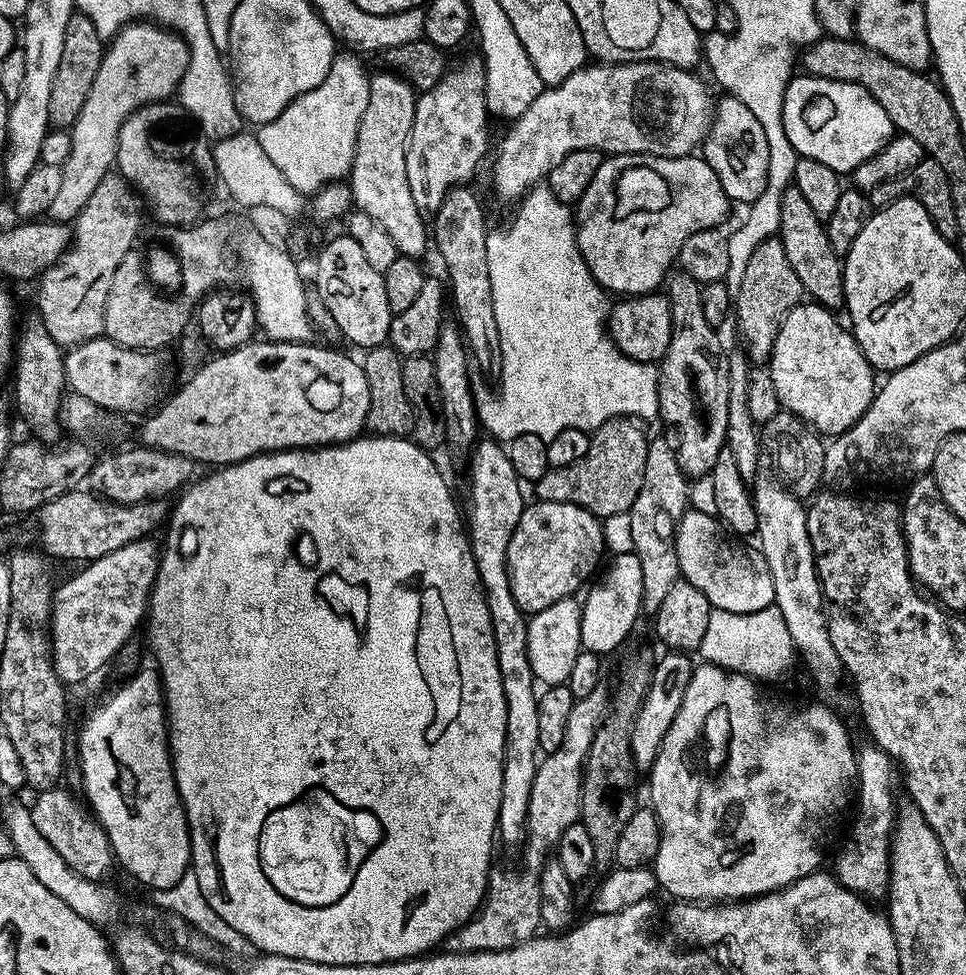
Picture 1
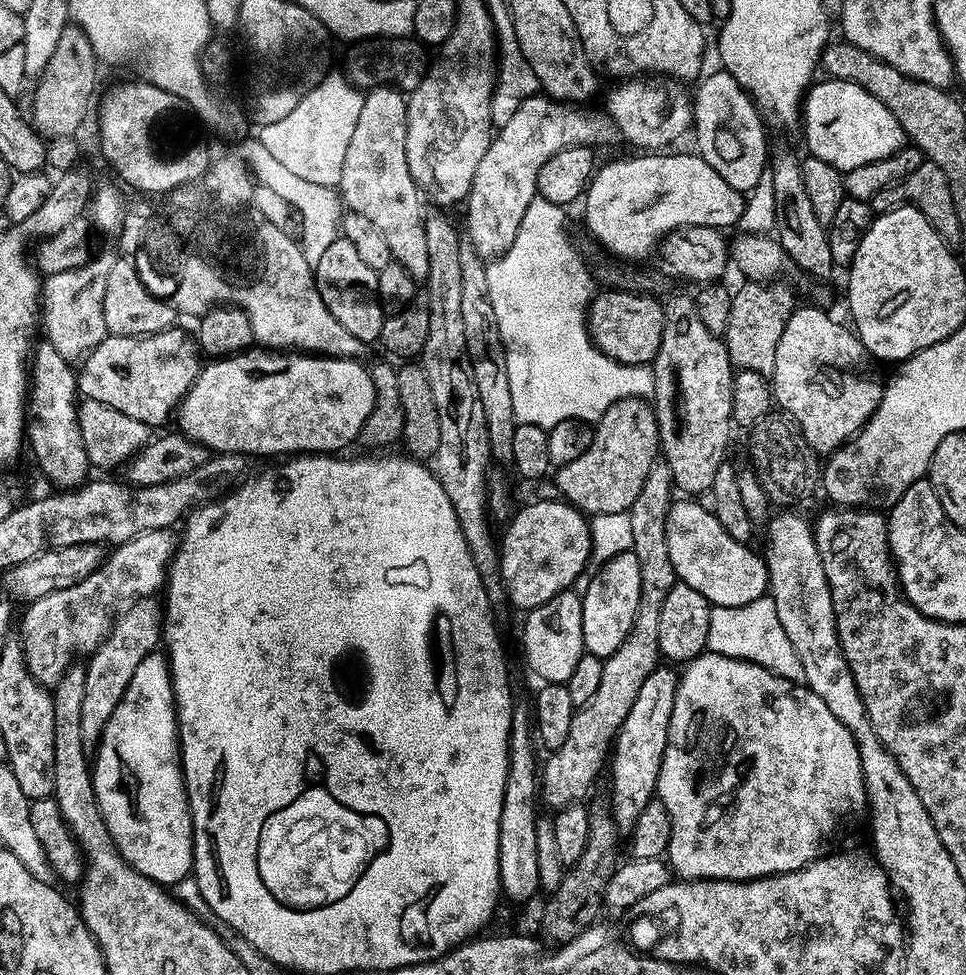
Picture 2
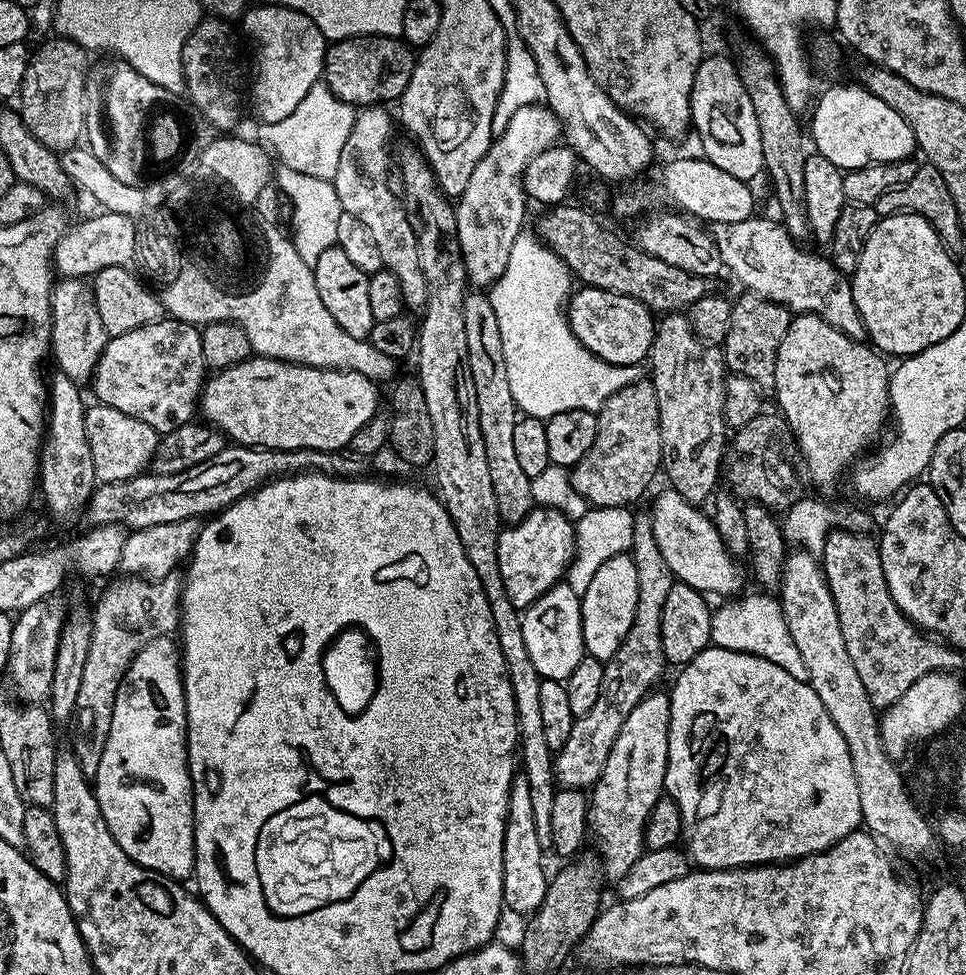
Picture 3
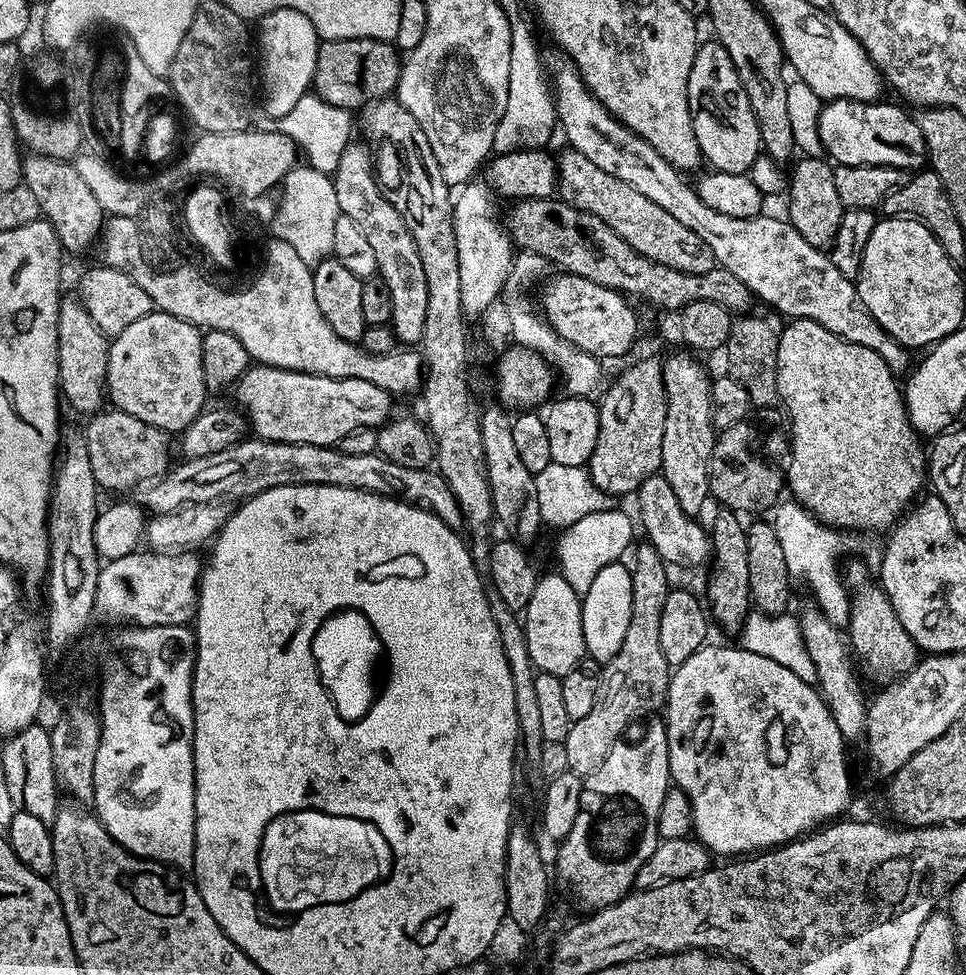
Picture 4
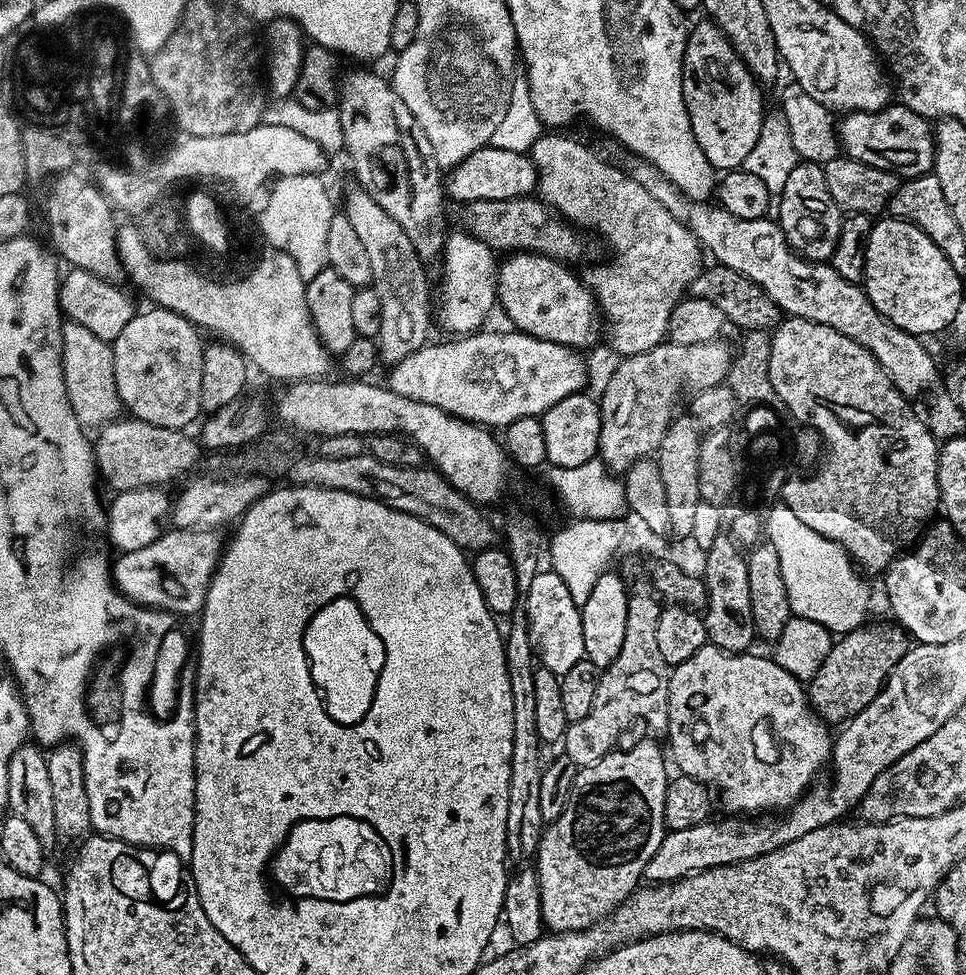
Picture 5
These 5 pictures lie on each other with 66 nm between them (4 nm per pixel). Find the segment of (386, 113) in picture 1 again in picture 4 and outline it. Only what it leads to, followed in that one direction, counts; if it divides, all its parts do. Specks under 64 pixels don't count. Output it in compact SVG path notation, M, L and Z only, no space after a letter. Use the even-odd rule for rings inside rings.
M350 142L346 150L342 150L342 158L338 158L338 166L332 176L340 214L352 219L362 229L362 235L370 241L370 247L374 249L374 258L378 262L377 273L390 290L392 303L390 327L397 341L404 346L416 346L423 341L426 330L426 298L428 297L426 270L422 270L422 258L418 258L418 246L414 246L414 238L410 230L406 230L406 222L402 222L402 214L394 210L392 203L380 189L367 143L356 143Z

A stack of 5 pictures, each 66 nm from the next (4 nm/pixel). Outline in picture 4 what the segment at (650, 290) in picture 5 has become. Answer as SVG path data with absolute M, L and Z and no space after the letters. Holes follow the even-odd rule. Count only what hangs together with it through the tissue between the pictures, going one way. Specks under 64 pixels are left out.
M564 150L556 160L556 179L559 199L565 200L580 212L594 214L606 222L606 226L619 234L638 254L660 262L662 266L677 268L686 274L706 274L706 270L717 267L714 254L690 226L682 226L672 215L666 214L662 206L654 206L650 198L638 194L631 186L626 186L619 178L606 174L590 158L571 150Z

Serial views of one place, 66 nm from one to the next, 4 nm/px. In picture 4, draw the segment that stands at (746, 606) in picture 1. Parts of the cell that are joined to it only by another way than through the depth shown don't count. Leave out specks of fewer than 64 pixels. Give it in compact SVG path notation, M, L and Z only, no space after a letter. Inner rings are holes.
M657 474L646 478L646 482L642 482L642 486L635 493L634 499L640 507L640 520L638 516L638 524L644 527L647 543L654 546L657 554L663 558L664 563L669 566L675 564L685 564L688 568L696 568L699 564L707 565L712 555L712 542L710 539L709 529L700 523L699 519L690 517L684 513L682 506L678 506L678 498L674 495L674 490L670 490L670 482L666 482L663 474Z

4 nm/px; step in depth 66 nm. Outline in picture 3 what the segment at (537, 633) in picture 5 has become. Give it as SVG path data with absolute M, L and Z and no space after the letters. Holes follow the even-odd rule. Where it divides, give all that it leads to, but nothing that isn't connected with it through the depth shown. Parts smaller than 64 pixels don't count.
M561 582L546 590L542 598L523 609L520 621L522 638L526 642L530 662L534 662L534 670L538 670L541 678L546 680L567 680L574 666L578 666L578 662L586 655L583 644L581 597L574 594L574 590L570 590L568 583Z

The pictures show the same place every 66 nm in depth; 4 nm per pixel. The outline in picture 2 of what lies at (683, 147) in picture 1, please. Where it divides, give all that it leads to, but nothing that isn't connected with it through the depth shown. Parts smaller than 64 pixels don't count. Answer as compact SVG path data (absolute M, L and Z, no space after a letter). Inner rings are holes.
M628 78L608 96L608 116L616 127L616 132L628 144L633 144L636 150L664 150L667 144L672 144L684 131L694 124L694 100L683 83L669 82L664 78ZM537 94L526 98L522 106L514 110L514 118L510 118L510 122L506 122L506 126L499 128L493 135L486 155L482 157L482 163L474 174L474 182L466 201L466 240L481 260L491 262L510 250L514 234L518 234L518 226L522 226L526 206L537 199L536 183L542 166L546 166L546 162L550 162L554 154L573 148L575 144L595 145L595 140L603 134L603 118L584 108L587 107L573 106L571 103Z

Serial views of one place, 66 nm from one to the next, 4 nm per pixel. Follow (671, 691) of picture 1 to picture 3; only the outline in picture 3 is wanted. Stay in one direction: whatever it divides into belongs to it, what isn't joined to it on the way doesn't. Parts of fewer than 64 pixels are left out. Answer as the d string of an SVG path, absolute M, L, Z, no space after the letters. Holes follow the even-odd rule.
M653 690L639 700L630 710L630 714L622 722L616 741L612 743L610 754L606 758L606 766L602 770L599 780L596 781L590 792L590 807L588 809L588 827L591 835L596 835L596 844L600 863L604 869L605 877L609 881L619 882L638 862L638 858L646 851L644 847L644 831L646 822L650 818L650 810L665 795L664 779L668 765L668 727L670 726L670 699L660 690Z

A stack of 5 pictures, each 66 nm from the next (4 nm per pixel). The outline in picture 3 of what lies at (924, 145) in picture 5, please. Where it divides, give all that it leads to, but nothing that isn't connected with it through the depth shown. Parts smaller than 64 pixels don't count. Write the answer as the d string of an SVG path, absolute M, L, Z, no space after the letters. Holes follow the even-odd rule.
M859 83L836 84L828 88L816 100L816 109L812 112L812 132L810 128L810 140L816 143L815 151L822 158L830 158L834 166L841 170L849 168L865 168L868 164L885 164L886 162L898 162L907 160L917 151L914 130L908 124L898 110L886 106L882 98L874 98L866 89L860 87Z

